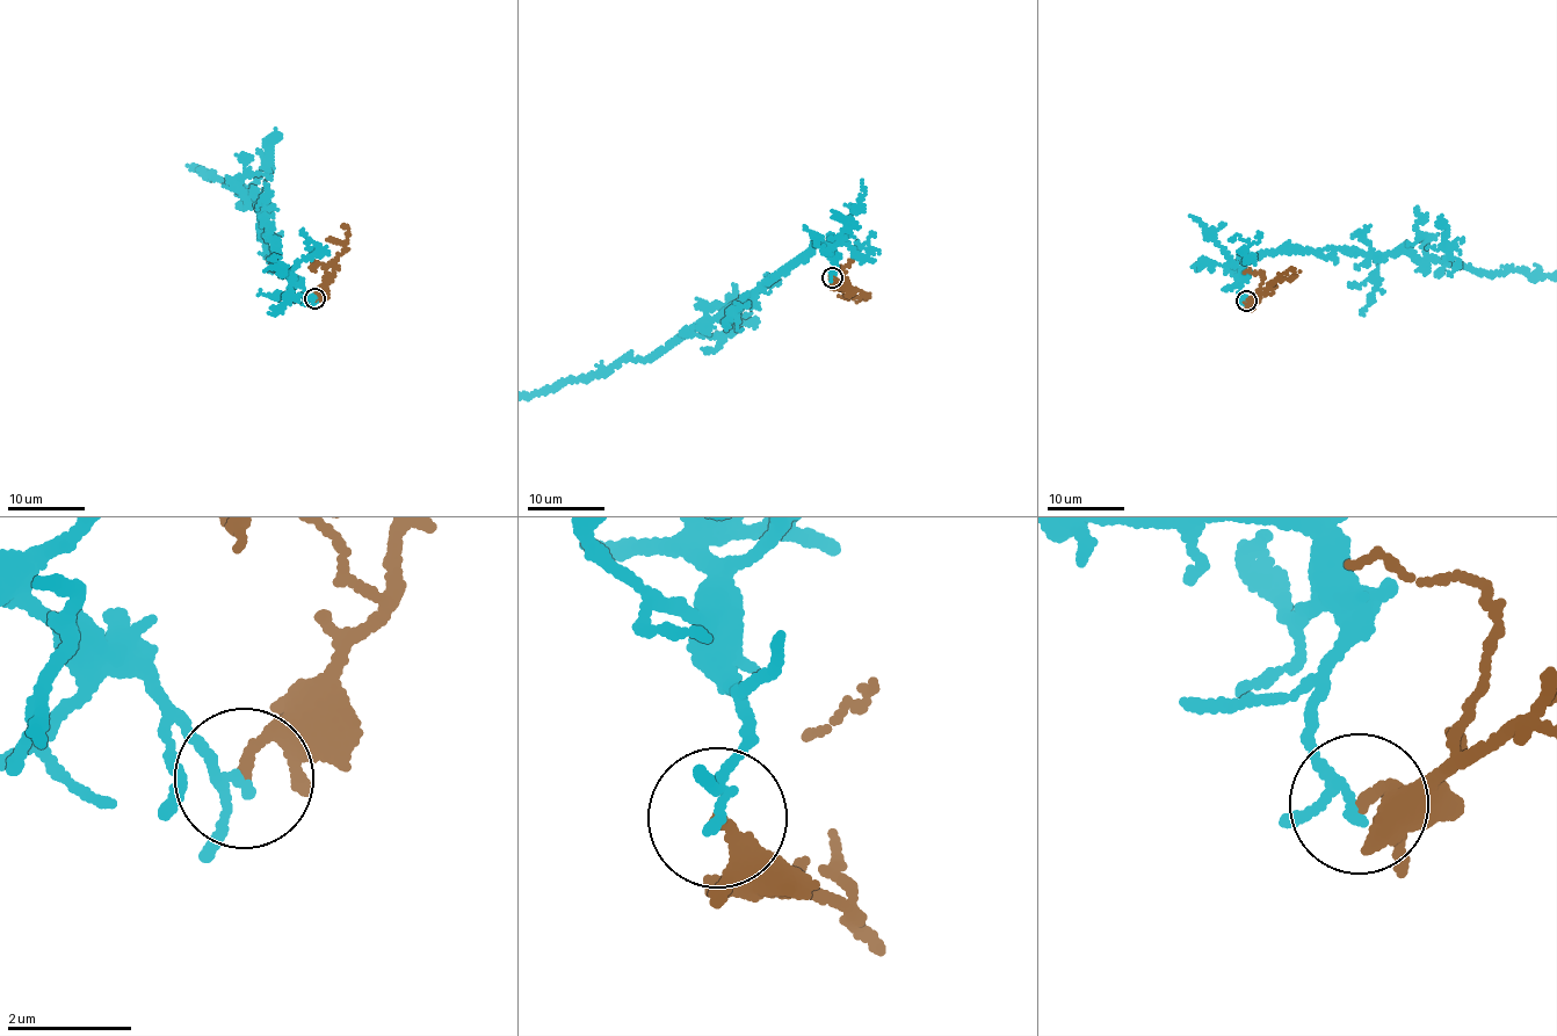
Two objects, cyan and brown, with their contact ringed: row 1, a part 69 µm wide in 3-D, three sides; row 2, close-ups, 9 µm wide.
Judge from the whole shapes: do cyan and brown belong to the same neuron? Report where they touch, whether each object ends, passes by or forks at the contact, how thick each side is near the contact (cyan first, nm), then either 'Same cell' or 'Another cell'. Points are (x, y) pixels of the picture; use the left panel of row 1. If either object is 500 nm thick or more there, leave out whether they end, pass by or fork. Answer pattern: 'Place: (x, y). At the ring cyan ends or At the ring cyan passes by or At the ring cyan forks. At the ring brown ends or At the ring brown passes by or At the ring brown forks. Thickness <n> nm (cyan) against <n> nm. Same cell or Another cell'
Place: (314, 298). At the ring cyan passes by. At the ring brown ends. Thickness 130 nm (cyan) against 180 nm. Another cell

